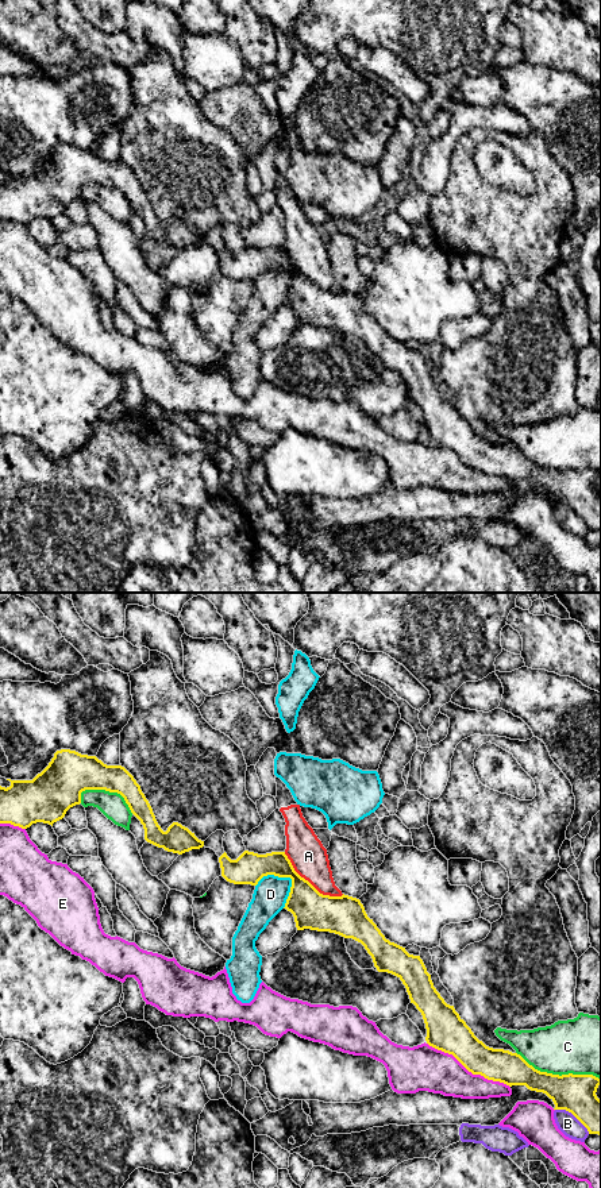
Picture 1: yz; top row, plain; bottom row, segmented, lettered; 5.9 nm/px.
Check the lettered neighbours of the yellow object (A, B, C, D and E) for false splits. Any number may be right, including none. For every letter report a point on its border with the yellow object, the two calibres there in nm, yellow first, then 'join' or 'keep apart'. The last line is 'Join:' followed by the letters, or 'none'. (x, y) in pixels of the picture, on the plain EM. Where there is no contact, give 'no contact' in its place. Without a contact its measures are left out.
A: yz (309, 278) | 220/220 nm | keep apart
B: yz (573, 509) | 220/120 nm | keep apart
C: yz (558, 470) | 220/360 nm | keep apart
D: yz (273, 269) | 200/200 nm | keep apart
E: yz (469, 466) | 220/260 nm | keep apart
Join: none

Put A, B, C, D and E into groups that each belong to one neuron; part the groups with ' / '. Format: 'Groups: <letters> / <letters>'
Groups: A / B / C / D / E

